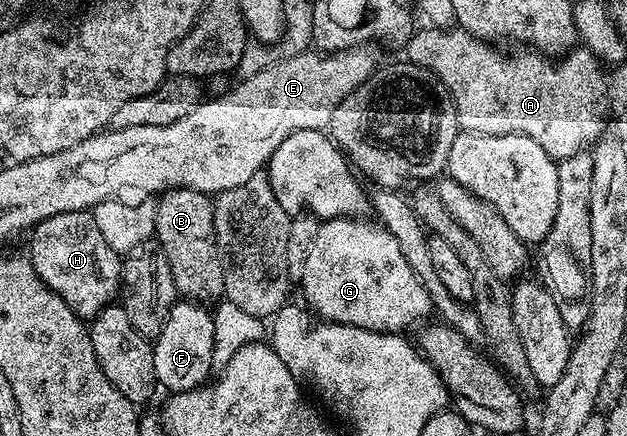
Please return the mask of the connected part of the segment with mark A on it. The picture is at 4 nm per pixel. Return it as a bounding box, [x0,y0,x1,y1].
[403,25,610,161]

